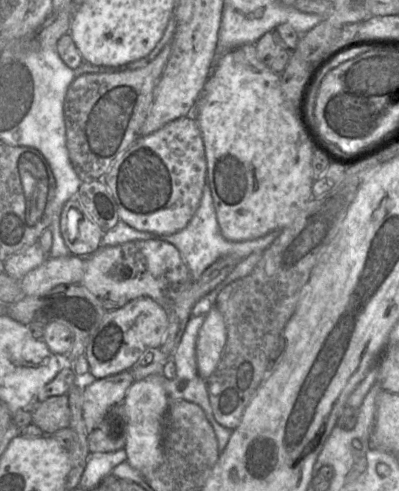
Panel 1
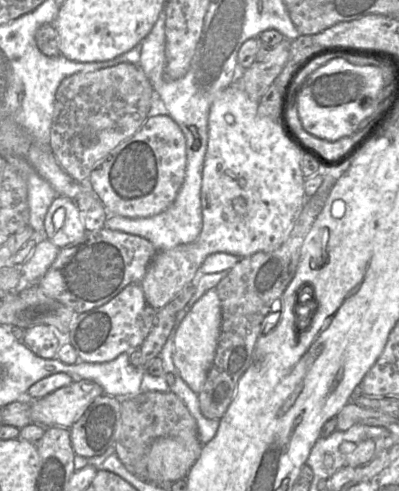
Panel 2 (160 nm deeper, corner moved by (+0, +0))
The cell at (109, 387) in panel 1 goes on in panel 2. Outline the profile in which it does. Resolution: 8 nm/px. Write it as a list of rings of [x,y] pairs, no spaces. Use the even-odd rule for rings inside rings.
[[[92,380],[73,382],[34,400],[31,406],[32,423],[45,428],[70,429],[89,405],[104,394],[103,388]]]

